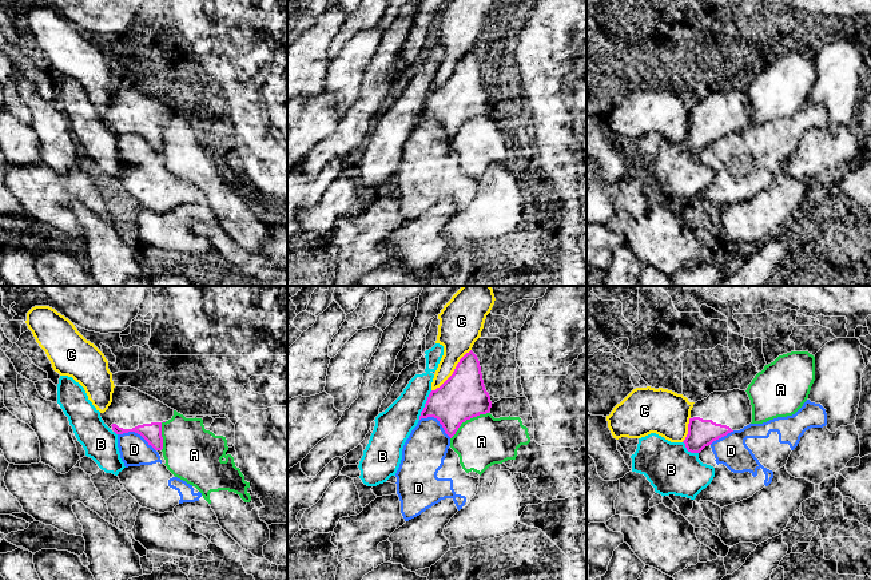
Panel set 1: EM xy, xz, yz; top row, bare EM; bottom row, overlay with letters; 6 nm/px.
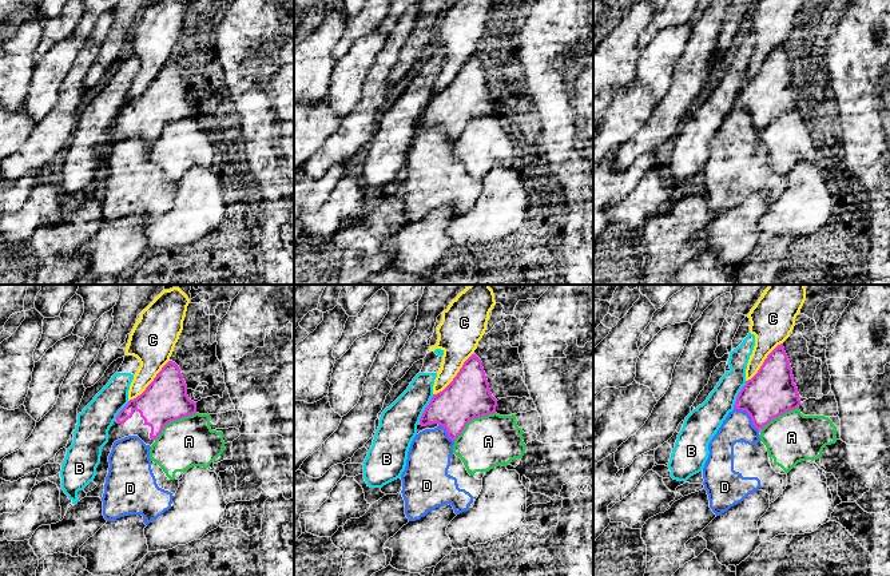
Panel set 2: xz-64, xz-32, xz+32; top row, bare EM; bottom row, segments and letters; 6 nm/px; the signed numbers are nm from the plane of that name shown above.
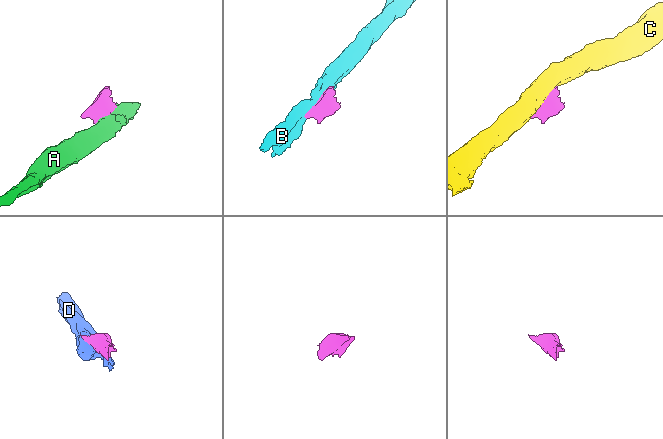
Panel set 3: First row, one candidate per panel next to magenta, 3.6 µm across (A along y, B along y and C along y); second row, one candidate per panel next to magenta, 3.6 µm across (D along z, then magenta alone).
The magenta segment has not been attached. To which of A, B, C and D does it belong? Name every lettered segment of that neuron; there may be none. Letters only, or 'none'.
none

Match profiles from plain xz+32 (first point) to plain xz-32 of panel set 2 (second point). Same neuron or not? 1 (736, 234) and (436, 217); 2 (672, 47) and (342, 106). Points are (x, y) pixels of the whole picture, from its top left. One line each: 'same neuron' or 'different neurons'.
1: same neuron
2: same neuron

